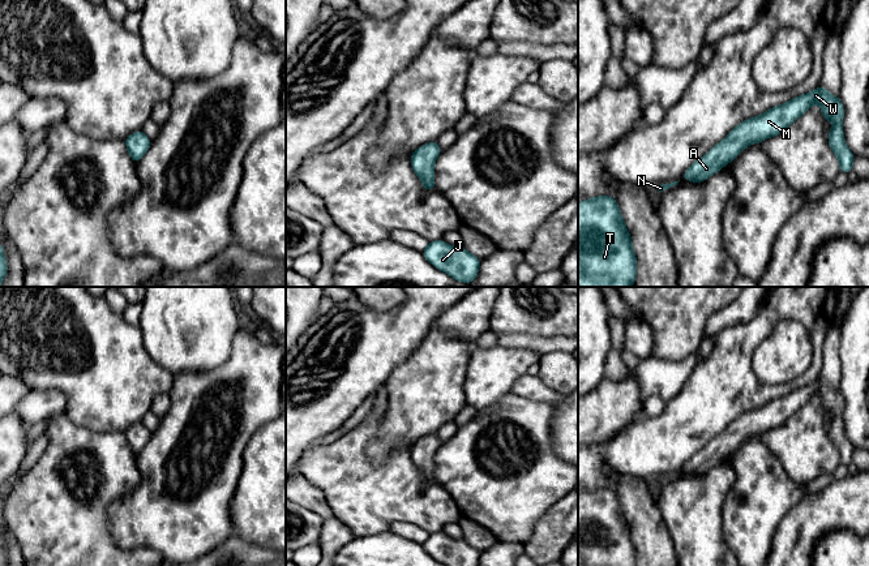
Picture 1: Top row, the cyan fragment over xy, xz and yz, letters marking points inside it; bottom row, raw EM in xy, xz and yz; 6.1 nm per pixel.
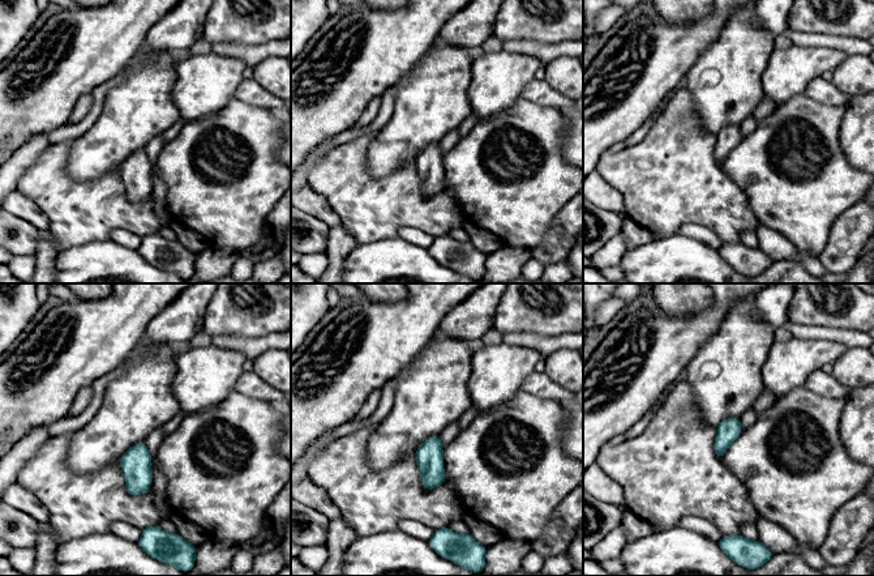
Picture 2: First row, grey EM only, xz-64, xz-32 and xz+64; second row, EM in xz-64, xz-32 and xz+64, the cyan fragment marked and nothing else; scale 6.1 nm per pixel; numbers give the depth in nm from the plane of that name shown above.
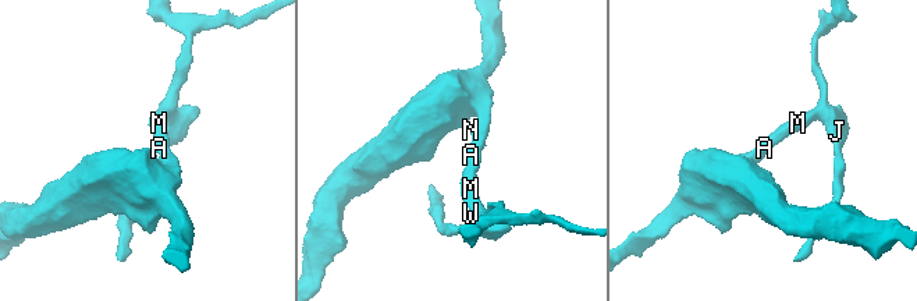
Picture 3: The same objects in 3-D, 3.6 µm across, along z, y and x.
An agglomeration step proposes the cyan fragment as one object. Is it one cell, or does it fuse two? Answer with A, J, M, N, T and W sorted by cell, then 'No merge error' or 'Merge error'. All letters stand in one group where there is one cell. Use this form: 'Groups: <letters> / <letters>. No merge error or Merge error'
Groups: A J M N T W. No merge error

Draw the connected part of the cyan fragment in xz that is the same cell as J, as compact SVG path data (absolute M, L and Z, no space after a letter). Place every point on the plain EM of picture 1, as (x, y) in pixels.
M442 532L428 535L423 548L446 566L478 566L481 554L463 539L453 539Z

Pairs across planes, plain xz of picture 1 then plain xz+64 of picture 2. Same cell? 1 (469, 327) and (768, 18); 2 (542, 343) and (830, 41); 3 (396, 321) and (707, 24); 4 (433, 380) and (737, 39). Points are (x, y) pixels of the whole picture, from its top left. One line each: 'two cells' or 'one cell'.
1: one cell
2: one cell
3: one cell
4: one cell

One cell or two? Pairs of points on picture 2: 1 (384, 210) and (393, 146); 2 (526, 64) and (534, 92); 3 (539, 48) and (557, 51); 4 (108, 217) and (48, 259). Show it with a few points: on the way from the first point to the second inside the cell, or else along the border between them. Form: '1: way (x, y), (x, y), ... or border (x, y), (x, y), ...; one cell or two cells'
1: border (412, 160), (378, 176), (373, 176), (365, 167); two cells
2: border (534, 79), (525, 86), (521, 97); two cells
3: way (543, 51), (553, 51); one cell
4: border (48, 229), (59, 250); two cells

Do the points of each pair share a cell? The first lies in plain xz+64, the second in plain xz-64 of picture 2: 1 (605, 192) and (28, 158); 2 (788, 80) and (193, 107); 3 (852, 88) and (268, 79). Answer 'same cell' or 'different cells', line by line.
1: different cells
2: same cell
3: same cell

